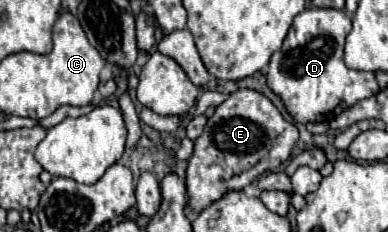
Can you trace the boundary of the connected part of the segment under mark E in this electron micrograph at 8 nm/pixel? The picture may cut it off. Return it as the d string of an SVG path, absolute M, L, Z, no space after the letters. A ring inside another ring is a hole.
M237 89L223 101L207 119L205 131L195 139L193 155L187 161L187 193L189 207L201 211L213 201L221 199L229 189L243 189L253 183L257 175L277 171L291 155L299 139L299 129L287 123L279 109L259 91Z

